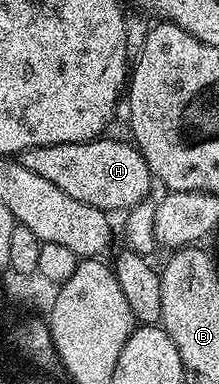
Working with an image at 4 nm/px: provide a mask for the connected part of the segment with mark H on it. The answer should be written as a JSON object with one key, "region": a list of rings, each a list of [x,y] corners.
{"region":[[[108,138],[90,139],[87,143],[38,145],[20,152],[18,162],[26,165],[26,169],[30,169],[31,172],[38,173],[38,177],[42,177],[58,189],[62,189],[62,193],[66,193],[66,197],[74,197],[74,201],[86,201],[86,205],[94,205],[109,213],[115,213],[115,211],[124,213],[149,198],[150,191],[148,190],[154,187],[154,180],[152,171],[146,163],[146,157],[142,157],[142,153],[137,149],[135,143],[127,138],[124,138],[125,140]]]}

